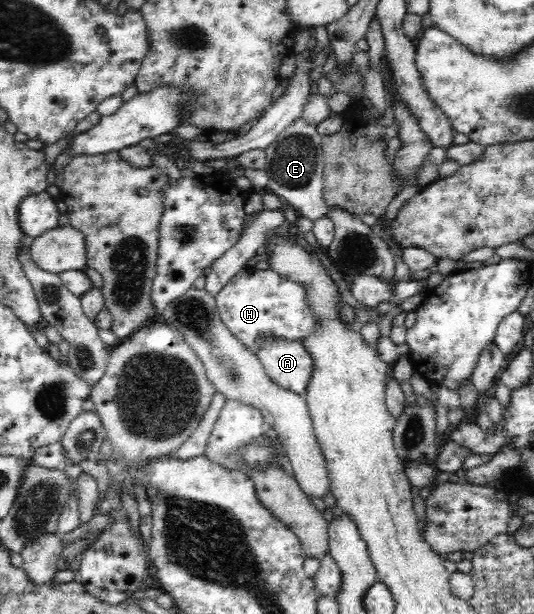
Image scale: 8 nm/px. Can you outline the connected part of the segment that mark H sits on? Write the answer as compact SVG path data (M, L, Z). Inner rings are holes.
M251 264L233 276L233 280L214 298L225 326L253 352L257 352L267 338L299 341L311 332L315 322L300 284L282 280L273 270L254 270Z

